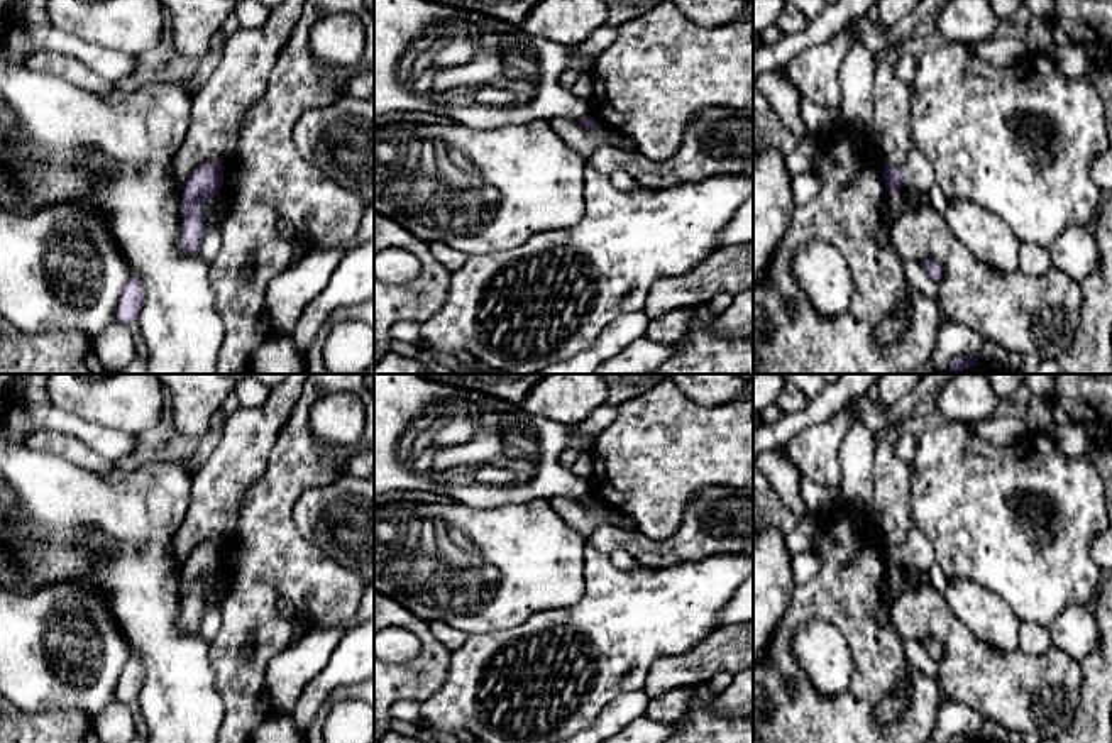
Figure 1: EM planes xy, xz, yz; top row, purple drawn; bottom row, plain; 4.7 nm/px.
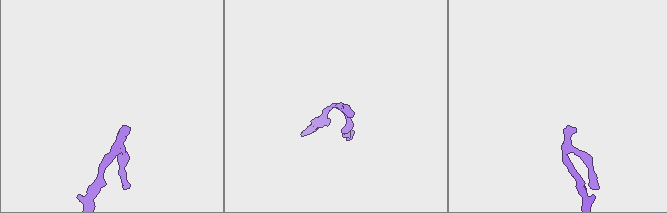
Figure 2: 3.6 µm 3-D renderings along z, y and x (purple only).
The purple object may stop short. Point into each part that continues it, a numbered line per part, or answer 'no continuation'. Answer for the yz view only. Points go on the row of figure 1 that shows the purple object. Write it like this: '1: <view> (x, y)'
1: yz (918, 170)

